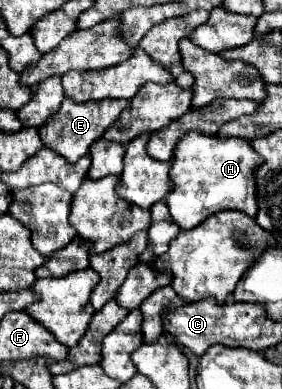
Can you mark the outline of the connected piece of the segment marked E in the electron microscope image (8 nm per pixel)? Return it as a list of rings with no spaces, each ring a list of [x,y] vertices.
[[[65,99],[61,109],[41,125],[41,141],[45,147],[63,155],[67,161],[75,163],[79,157],[89,153],[89,147],[105,133],[105,129],[119,117],[119,113],[129,105],[127,99],[101,99],[101,101],[69,101]]]

